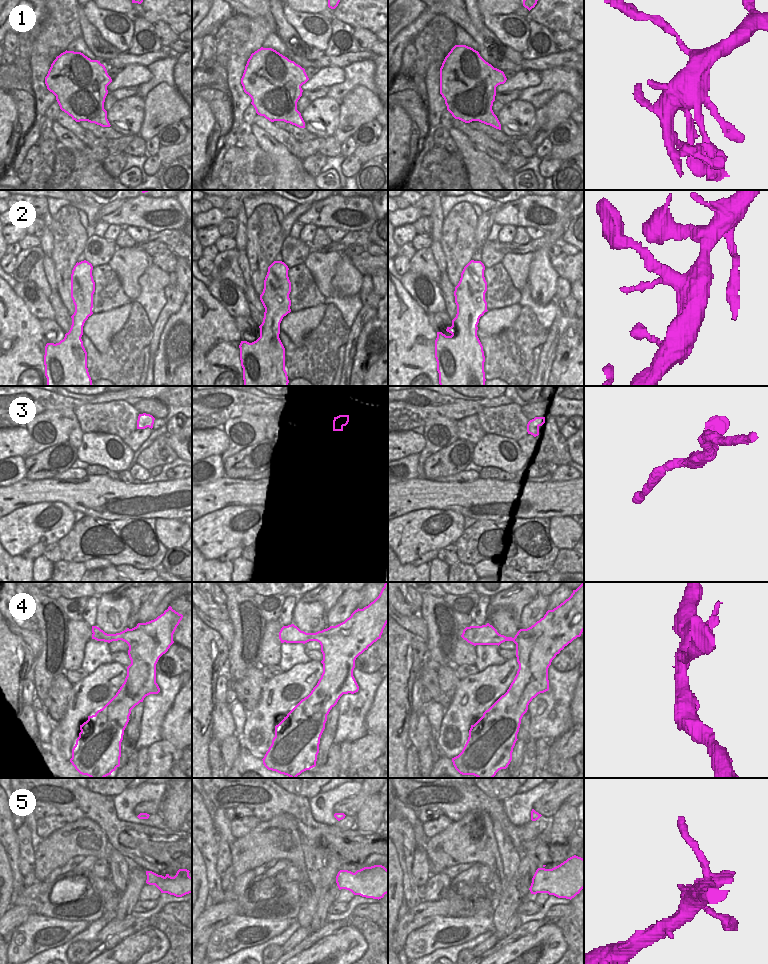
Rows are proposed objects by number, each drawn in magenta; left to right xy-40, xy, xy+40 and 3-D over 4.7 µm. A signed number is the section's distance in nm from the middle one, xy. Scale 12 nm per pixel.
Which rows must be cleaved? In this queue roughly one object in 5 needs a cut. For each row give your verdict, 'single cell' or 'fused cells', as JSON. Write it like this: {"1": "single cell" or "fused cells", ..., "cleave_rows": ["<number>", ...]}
{"1": "single cell", "2": "single cell", "3": "single cell", "4": "single cell", "5": "single cell", "cleave_rows": []}

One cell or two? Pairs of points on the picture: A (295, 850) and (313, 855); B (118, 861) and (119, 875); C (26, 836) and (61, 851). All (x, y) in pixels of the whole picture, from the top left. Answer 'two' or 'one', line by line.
A: two
B: one
C: two

